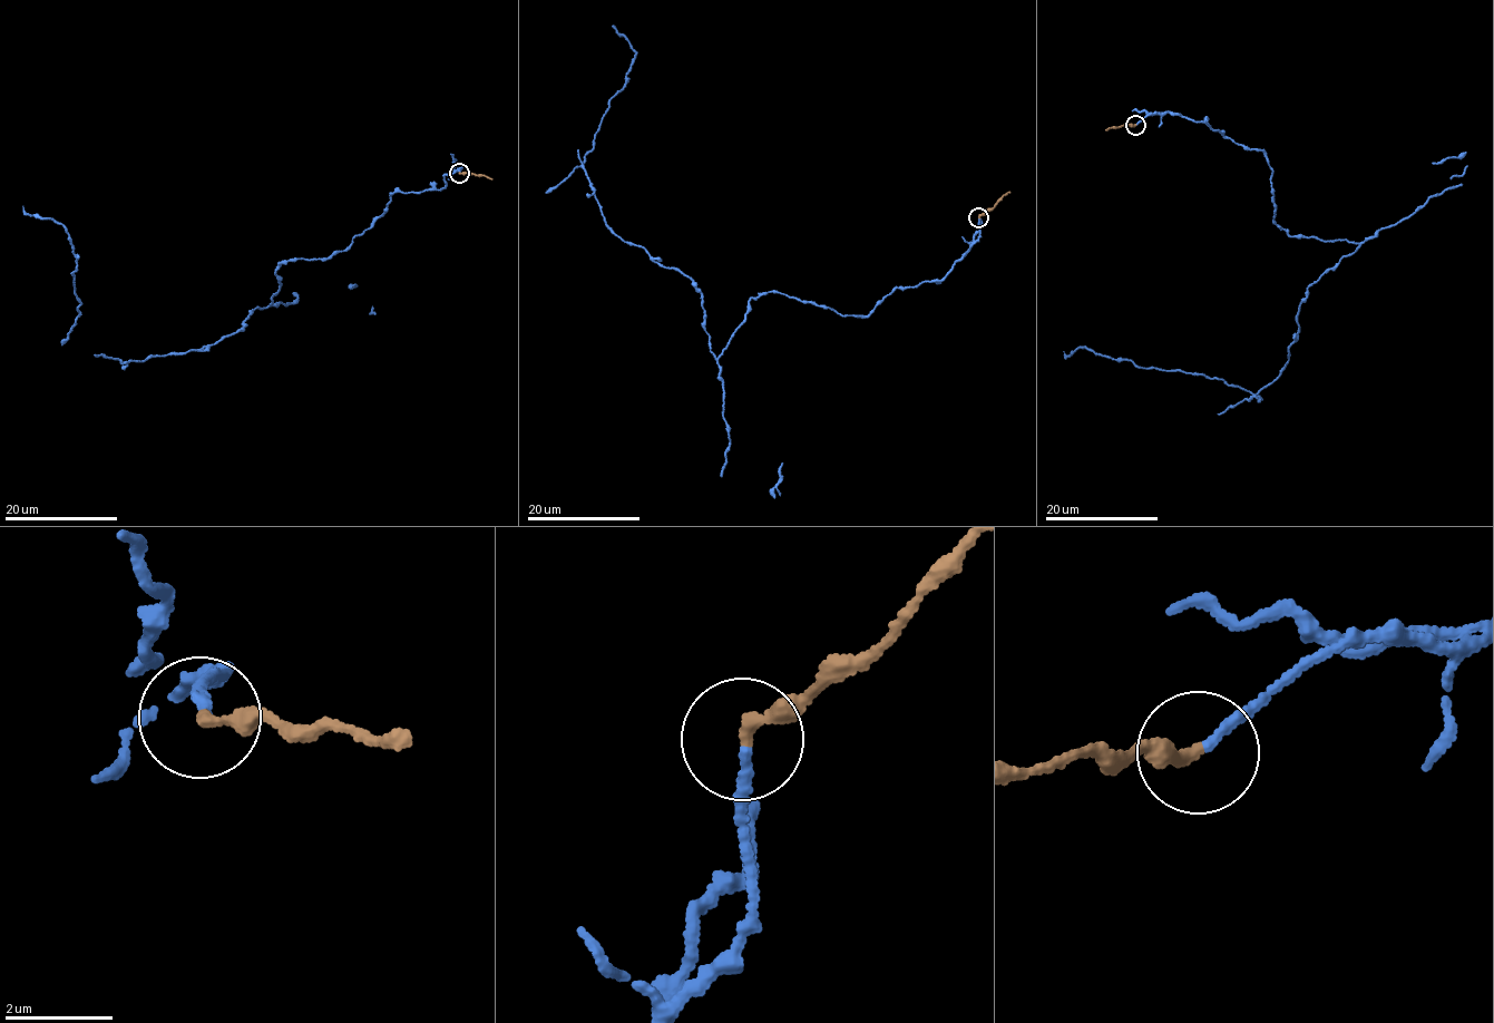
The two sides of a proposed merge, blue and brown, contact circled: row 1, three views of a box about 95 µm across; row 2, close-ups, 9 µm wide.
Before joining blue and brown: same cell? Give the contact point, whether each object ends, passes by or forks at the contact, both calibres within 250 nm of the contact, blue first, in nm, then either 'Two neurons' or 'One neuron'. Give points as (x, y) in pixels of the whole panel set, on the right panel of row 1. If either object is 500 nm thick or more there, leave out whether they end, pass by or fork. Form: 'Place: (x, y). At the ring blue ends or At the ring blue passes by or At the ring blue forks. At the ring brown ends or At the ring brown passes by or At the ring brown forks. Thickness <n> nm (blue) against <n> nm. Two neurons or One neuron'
Place: (1135, 125). At the ring blue ends. At the ring brown ends. Thickness 170 nm (blue) against 220 nm. One neuron

